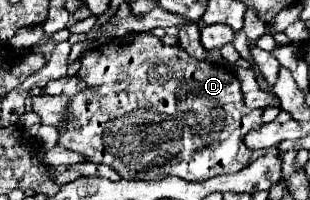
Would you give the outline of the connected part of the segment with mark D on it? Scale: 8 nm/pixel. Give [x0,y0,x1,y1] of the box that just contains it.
[57,32,263,182]

